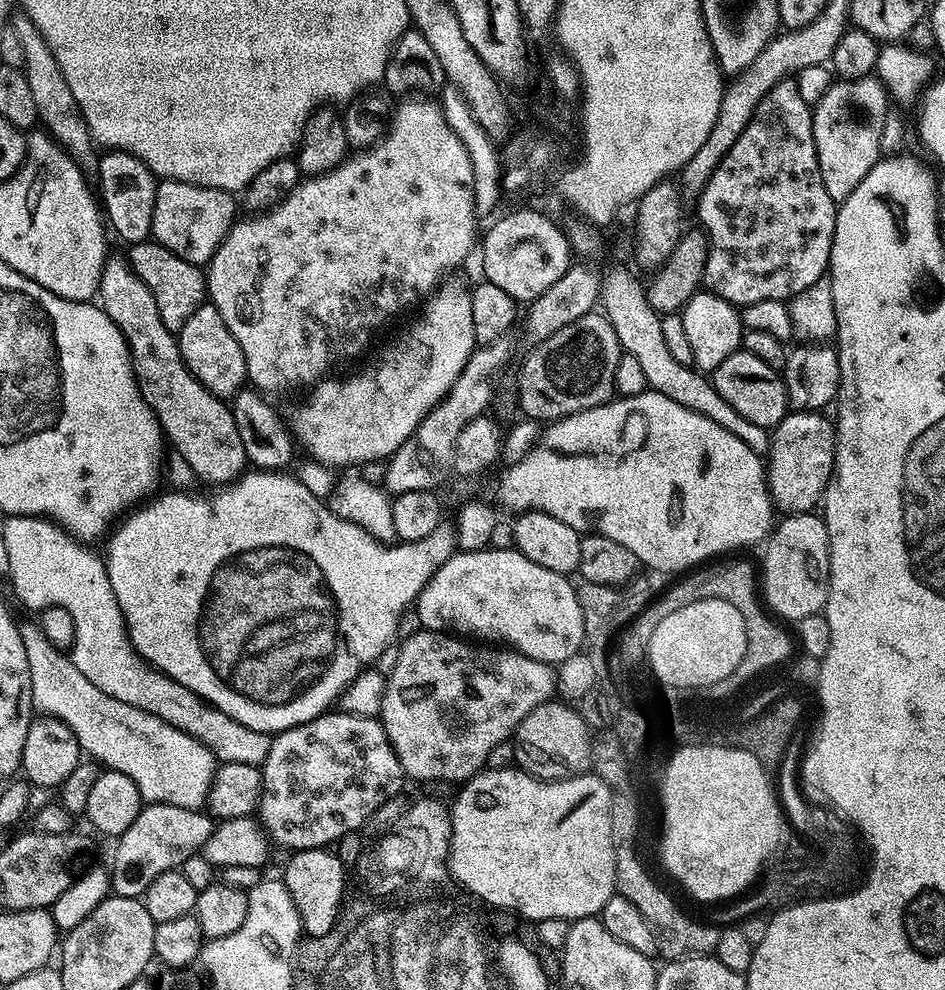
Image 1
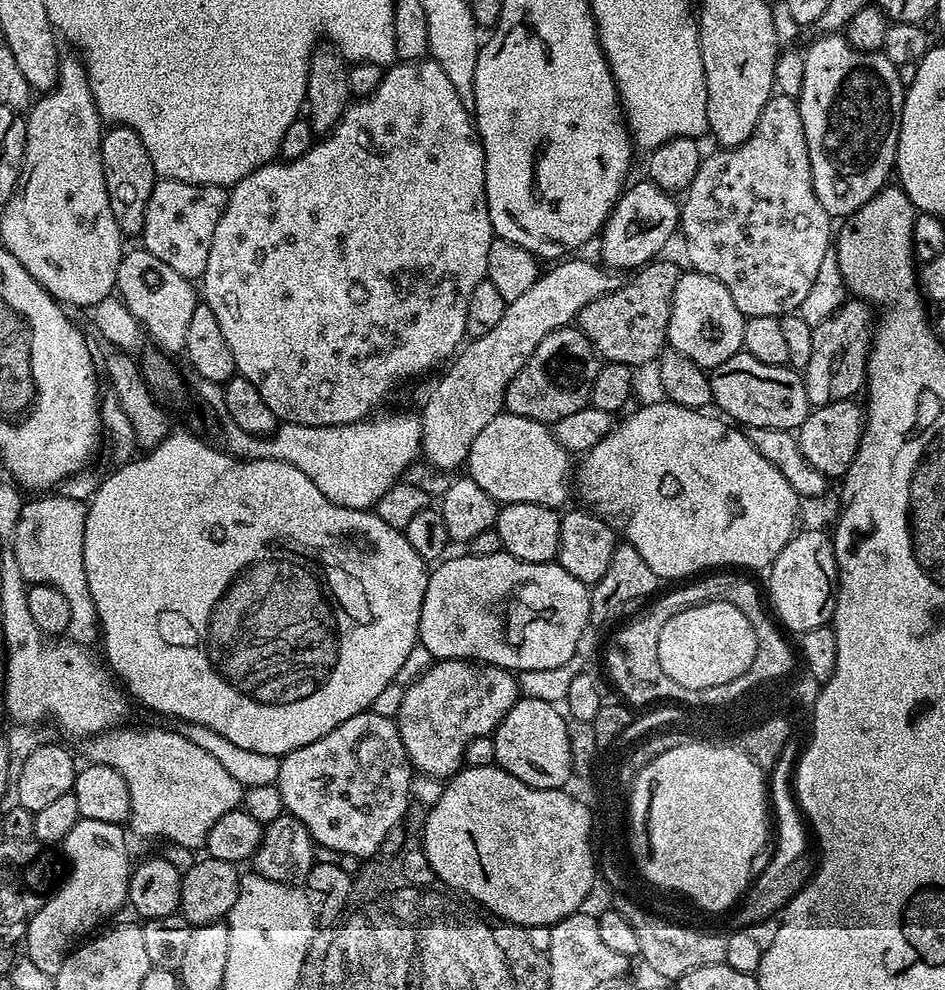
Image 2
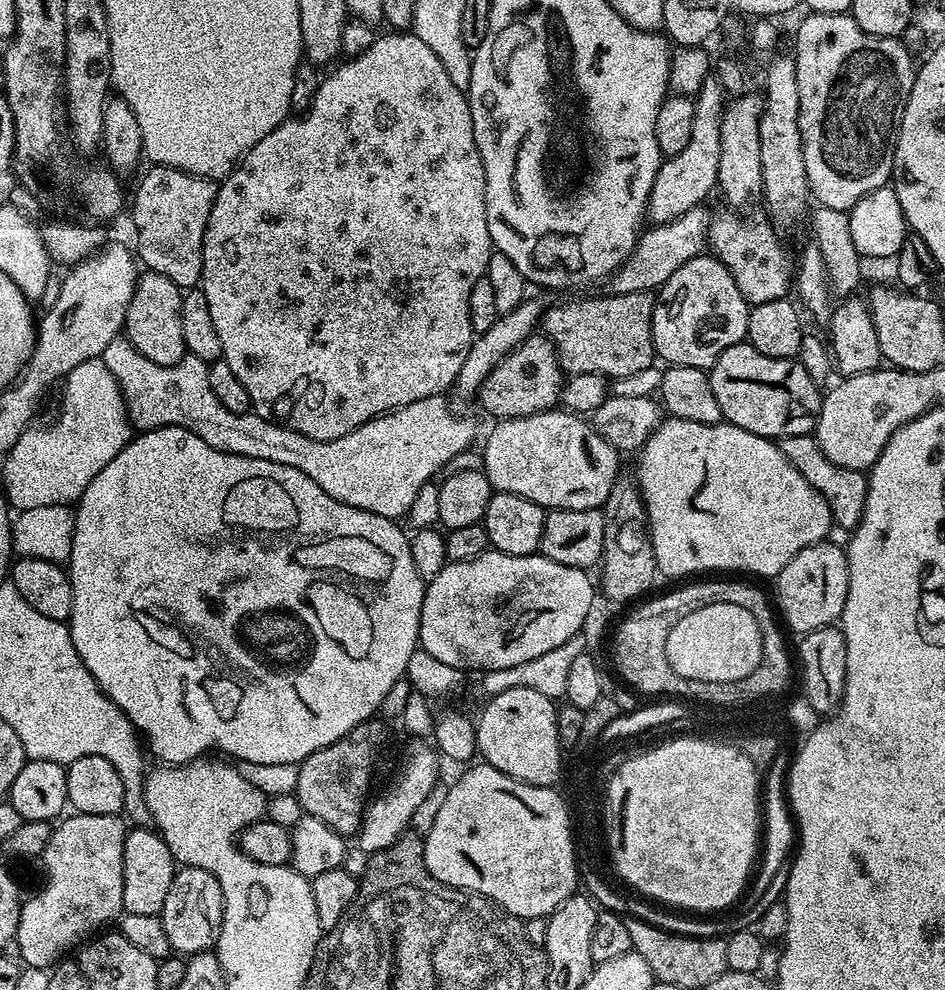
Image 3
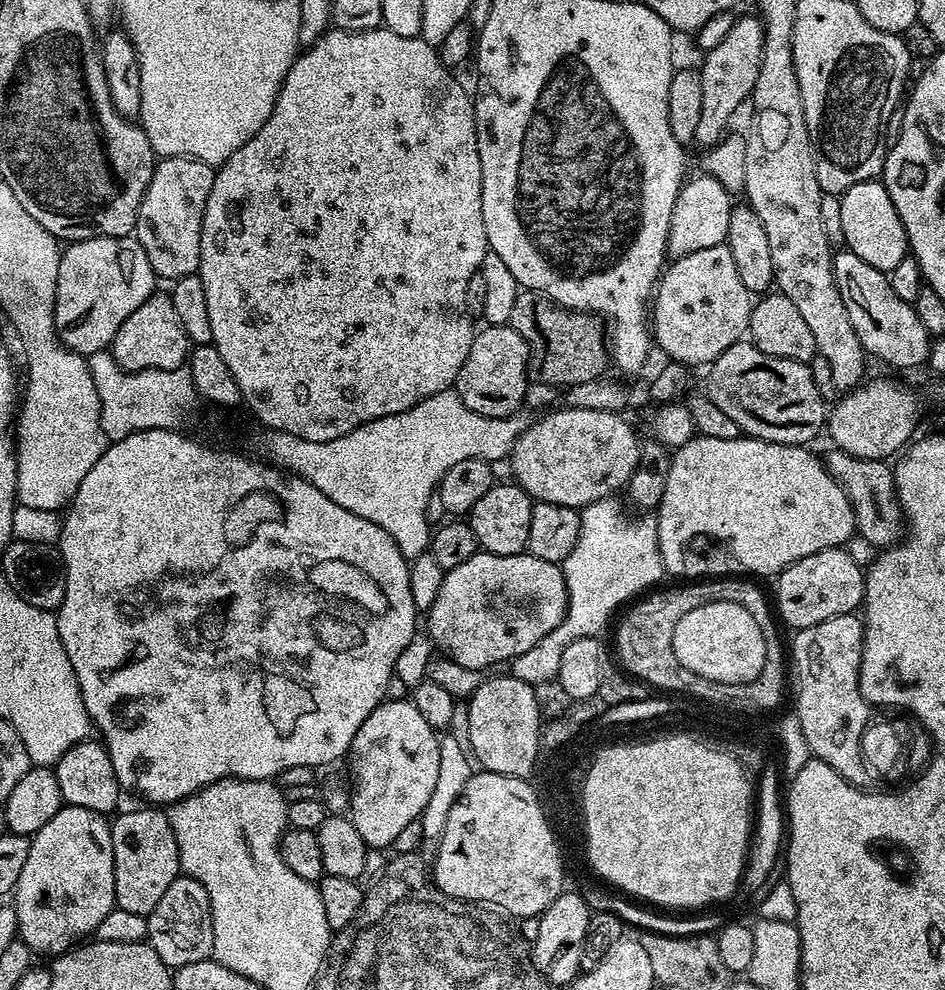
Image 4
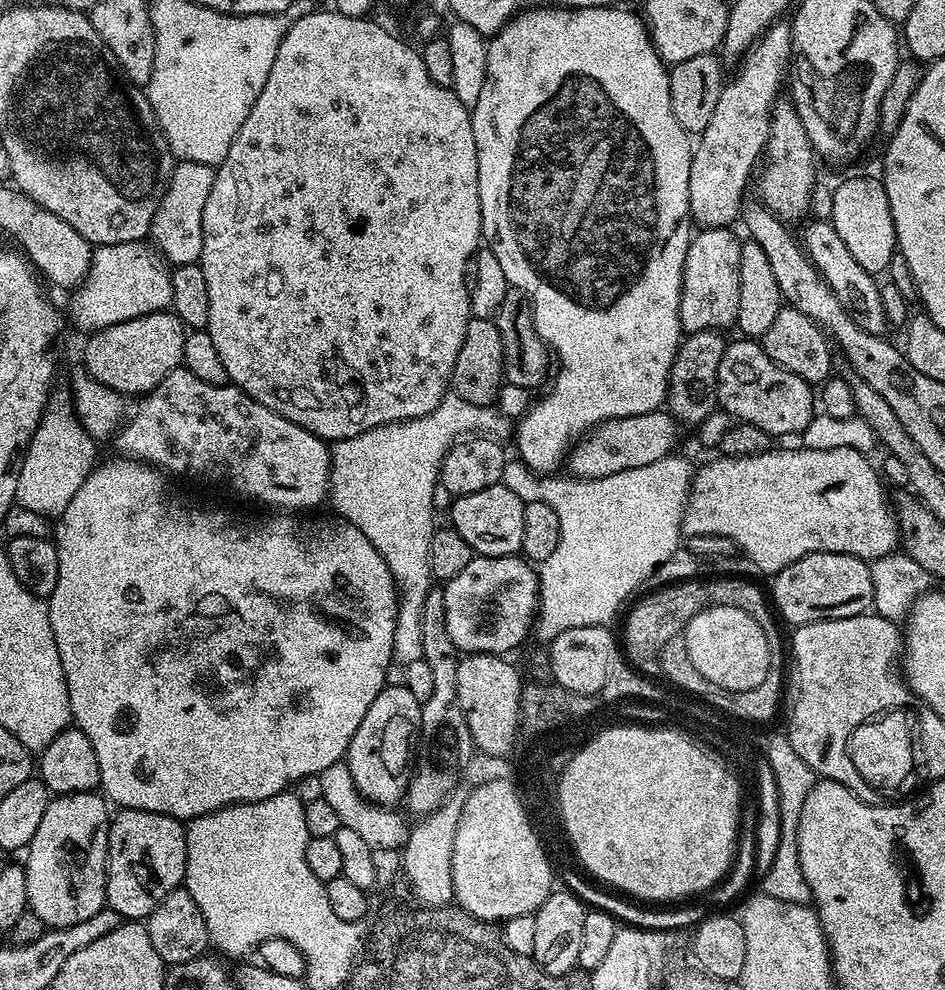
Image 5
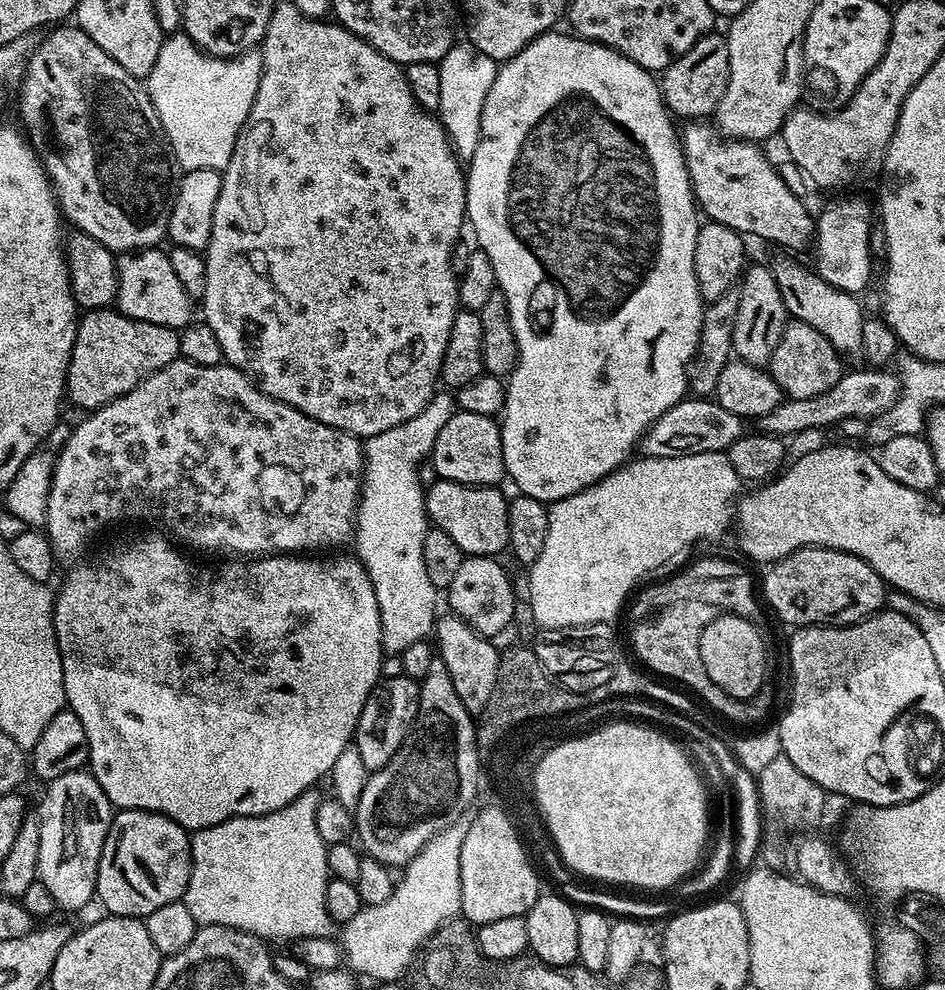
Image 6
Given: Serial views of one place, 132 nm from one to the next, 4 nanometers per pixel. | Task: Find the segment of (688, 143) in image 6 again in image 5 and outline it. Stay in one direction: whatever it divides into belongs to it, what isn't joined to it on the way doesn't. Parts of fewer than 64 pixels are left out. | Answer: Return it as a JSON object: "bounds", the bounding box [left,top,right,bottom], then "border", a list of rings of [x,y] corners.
{"bounds":[802,218,890,336],"border":[[[812,218],[804,226],[802,248],[825,283],[832,288],[834,294],[852,313],[858,326],[865,328],[872,335],[884,336],[887,333],[886,330],[889,331],[890,325],[888,315],[885,314],[882,306],[877,277],[871,272],[862,270],[862,266],[858,266],[858,262],[854,262],[854,256],[850,254],[850,250],[846,250],[846,242],[842,242],[842,238],[838,238],[838,230],[834,230],[831,220]]]}

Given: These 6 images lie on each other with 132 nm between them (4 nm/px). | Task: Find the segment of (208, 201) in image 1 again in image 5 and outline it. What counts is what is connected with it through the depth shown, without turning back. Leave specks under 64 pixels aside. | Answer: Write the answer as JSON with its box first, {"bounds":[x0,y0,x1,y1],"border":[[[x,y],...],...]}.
{"bounds":[150,160,216,265],"border":[[[189,160],[173,163],[172,177],[154,214],[150,233],[155,251],[169,265],[195,264],[199,261],[202,254],[202,210],[206,210],[206,198],[210,198],[210,186],[214,186],[215,177],[216,168],[211,164]]]}

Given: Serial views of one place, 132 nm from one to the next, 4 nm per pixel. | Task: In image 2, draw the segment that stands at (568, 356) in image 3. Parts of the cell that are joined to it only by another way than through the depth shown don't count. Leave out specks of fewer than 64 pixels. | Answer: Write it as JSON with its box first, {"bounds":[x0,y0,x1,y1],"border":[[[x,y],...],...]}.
{"bounds":[578,258,682,365],"border":[[[657,258],[644,265],[629,280],[625,279],[619,288],[602,298],[594,298],[578,315],[578,327],[586,334],[586,338],[594,347],[597,353],[609,364],[636,364],[651,365],[659,357],[666,347],[668,339],[668,323],[670,322],[670,310],[674,290],[678,286],[678,278],[682,275],[682,268],[679,268],[672,260]]]}

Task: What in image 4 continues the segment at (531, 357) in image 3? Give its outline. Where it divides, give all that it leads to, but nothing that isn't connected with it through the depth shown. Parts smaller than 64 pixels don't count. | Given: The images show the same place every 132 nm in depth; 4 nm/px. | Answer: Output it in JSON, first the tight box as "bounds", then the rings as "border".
{"bounds":[454,324,529,418],"border":[[[493,324],[484,326],[473,335],[470,354],[466,354],[466,362],[462,362],[462,370],[458,370],[458,378],[454,385],[454,391],[462,398],[474,414],[482,414],[486,418],[506,418],[513,416],[515,412],[525,407],[524,395],[529,386],[528,378],[528,344],[508,324]]]}

